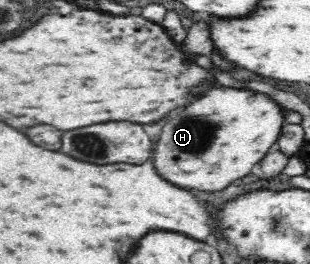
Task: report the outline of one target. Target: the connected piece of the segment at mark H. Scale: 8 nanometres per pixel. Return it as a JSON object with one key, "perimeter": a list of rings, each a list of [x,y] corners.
{"perimeter":[[[208,89],[182,109],[174,109],[162,125],[154,149],[154,167],[170,183],[198,191],[220,191],[251,173],[280,137],[291,110],[266,93],[248,89]]]}

